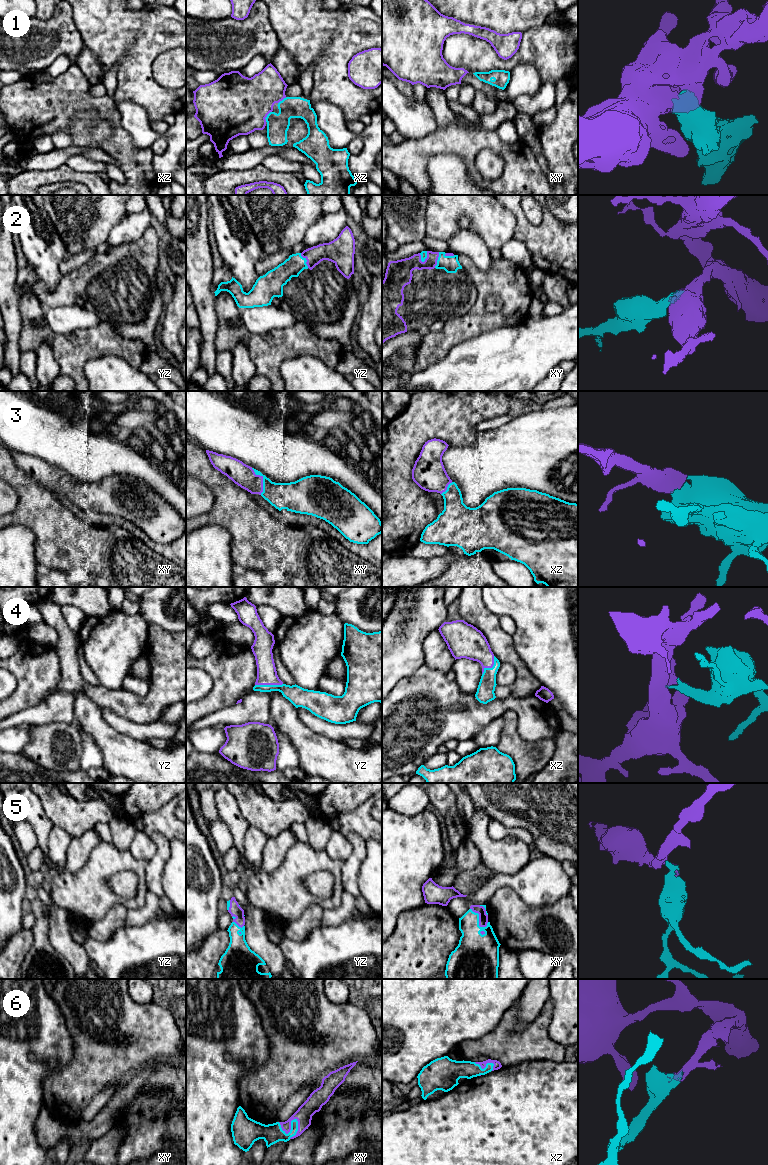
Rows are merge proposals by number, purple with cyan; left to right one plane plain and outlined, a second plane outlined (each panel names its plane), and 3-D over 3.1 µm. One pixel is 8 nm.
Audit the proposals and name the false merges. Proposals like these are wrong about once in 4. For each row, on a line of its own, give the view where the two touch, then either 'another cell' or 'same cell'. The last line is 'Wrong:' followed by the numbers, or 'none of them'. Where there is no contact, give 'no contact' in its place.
1: meets purple in xz; same cell
2: meets purple in yz; same cell
3: meets purple in xy; same cell
4: meets purple in yz; same cell
5: meets purple in xy; same cell
6: meets purple in xy; same cell
Wrong: none of them

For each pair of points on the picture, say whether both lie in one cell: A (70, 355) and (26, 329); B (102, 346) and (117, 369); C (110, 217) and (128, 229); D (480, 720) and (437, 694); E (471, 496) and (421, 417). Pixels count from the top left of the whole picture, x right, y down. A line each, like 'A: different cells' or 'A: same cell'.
A: different cells
B: different cells
C: different cells
D: same cell
E: different cells

